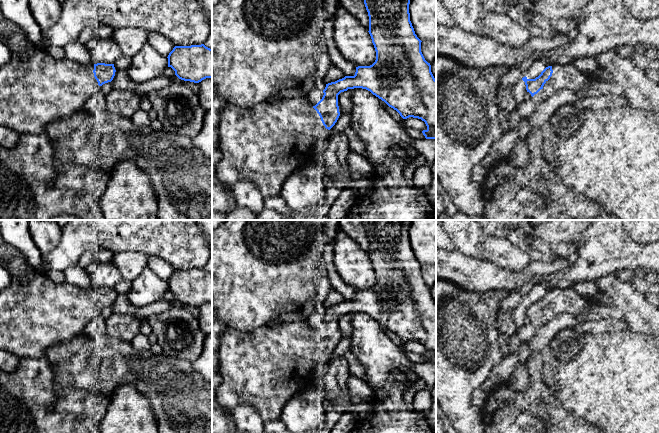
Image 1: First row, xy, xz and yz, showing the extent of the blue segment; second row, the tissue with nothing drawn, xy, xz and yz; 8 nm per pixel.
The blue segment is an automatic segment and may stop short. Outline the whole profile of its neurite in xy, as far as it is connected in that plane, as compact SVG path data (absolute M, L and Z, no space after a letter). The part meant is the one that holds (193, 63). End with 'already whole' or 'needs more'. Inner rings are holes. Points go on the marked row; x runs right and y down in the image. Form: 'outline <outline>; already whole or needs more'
outline M204 44L175 46L167 58L168 67L171 67L181 80L199 83L206 78L212 78L212 49Z; already whole

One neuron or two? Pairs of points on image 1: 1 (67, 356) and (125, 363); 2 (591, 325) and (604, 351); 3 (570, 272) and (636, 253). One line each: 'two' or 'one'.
1: one
2: two
3: one

